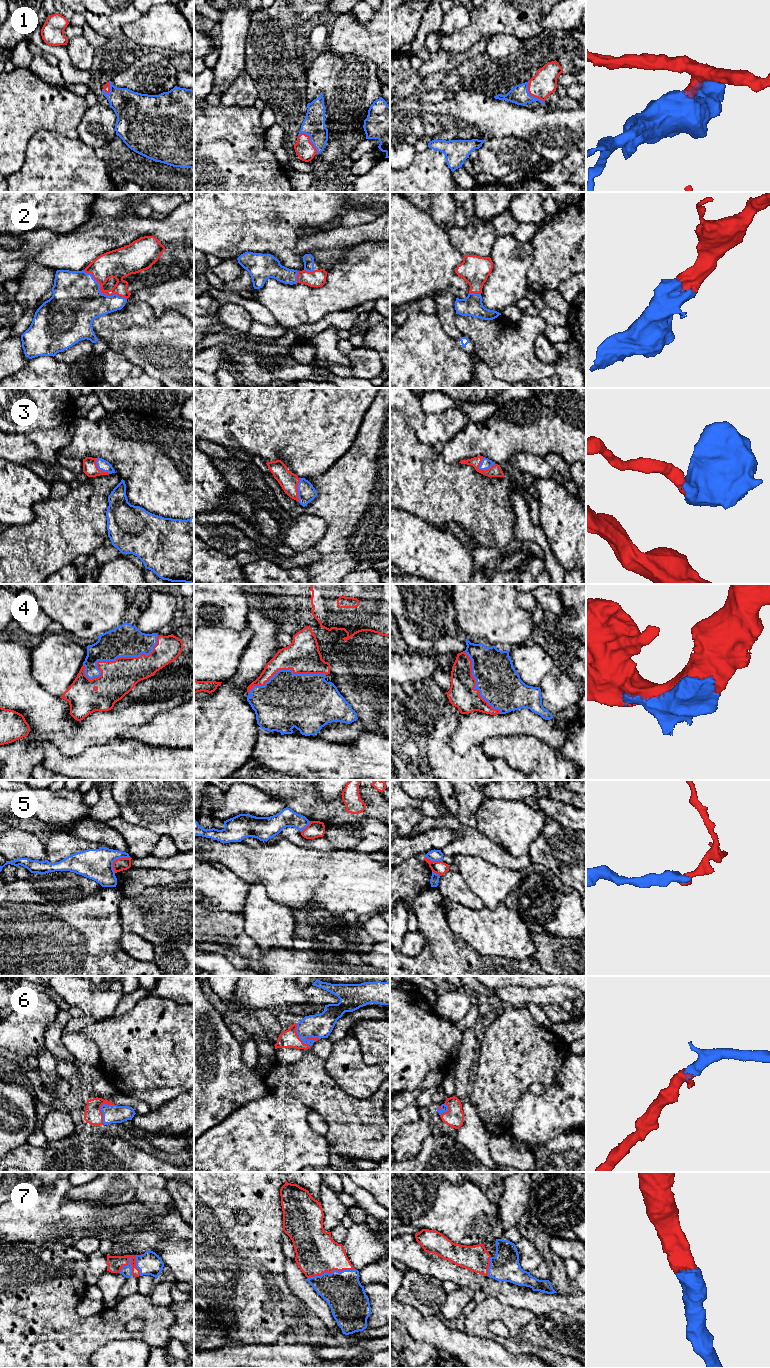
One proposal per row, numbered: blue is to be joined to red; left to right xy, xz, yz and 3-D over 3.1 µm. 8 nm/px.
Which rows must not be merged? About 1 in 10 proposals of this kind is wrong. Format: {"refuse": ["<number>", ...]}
{"refuse": ["5"]}

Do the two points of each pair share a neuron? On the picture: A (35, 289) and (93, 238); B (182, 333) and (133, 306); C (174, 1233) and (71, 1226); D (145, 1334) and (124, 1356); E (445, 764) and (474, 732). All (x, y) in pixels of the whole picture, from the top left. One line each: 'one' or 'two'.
A: two
B: one
C: one
D: two
E: two

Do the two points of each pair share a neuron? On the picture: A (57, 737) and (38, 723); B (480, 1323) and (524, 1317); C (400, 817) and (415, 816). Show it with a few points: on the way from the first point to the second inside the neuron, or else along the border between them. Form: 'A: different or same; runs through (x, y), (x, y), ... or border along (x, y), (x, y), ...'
A: different; border along (73, 733), (48, 732), (36, 737), (27, 736)
B: same; runs through (491, 1315), (508, 1315), (513, 1317)
C: same; runs through (404, 817), (411, 816)

